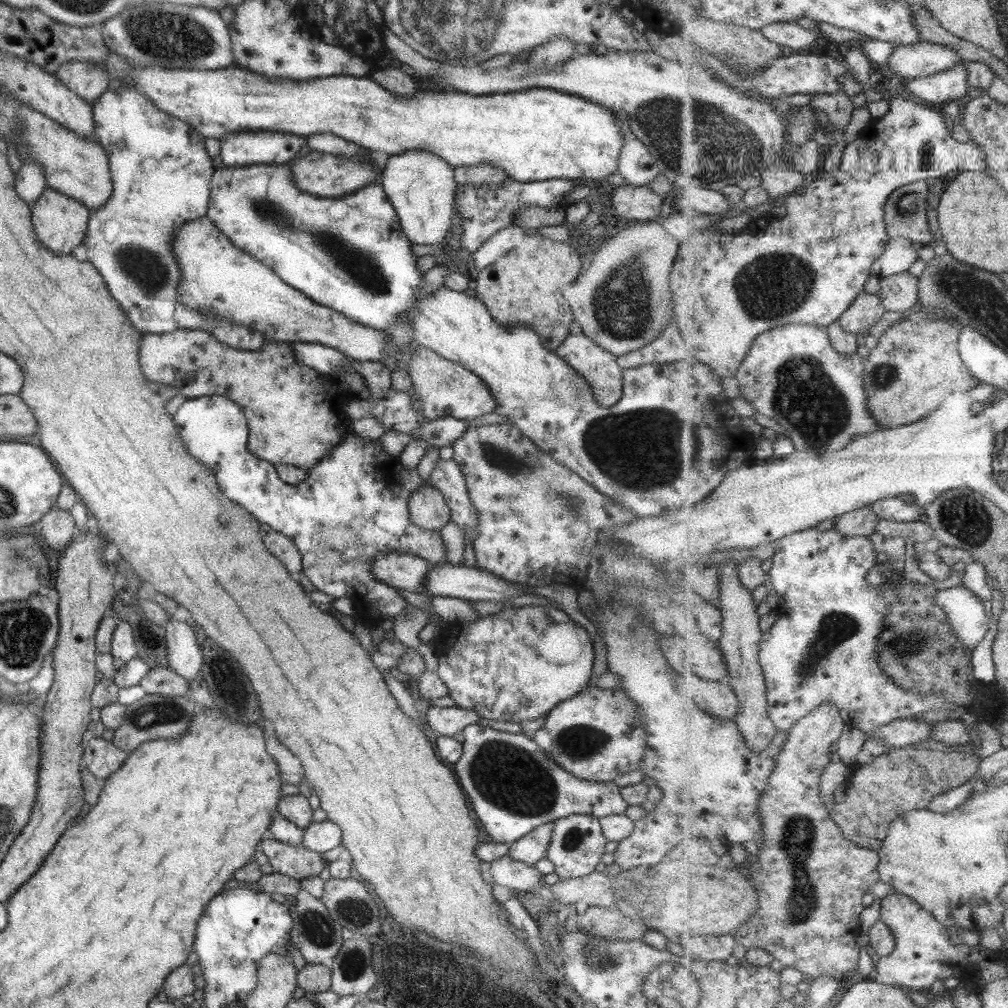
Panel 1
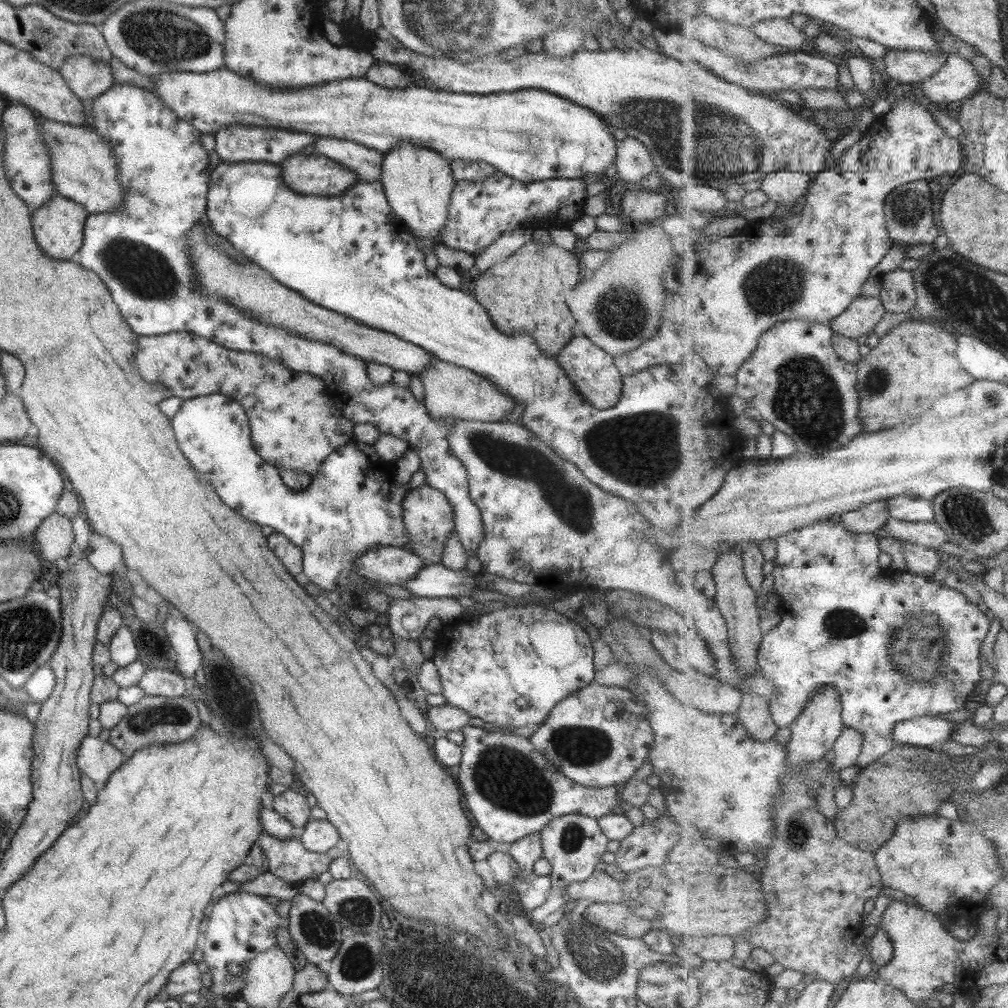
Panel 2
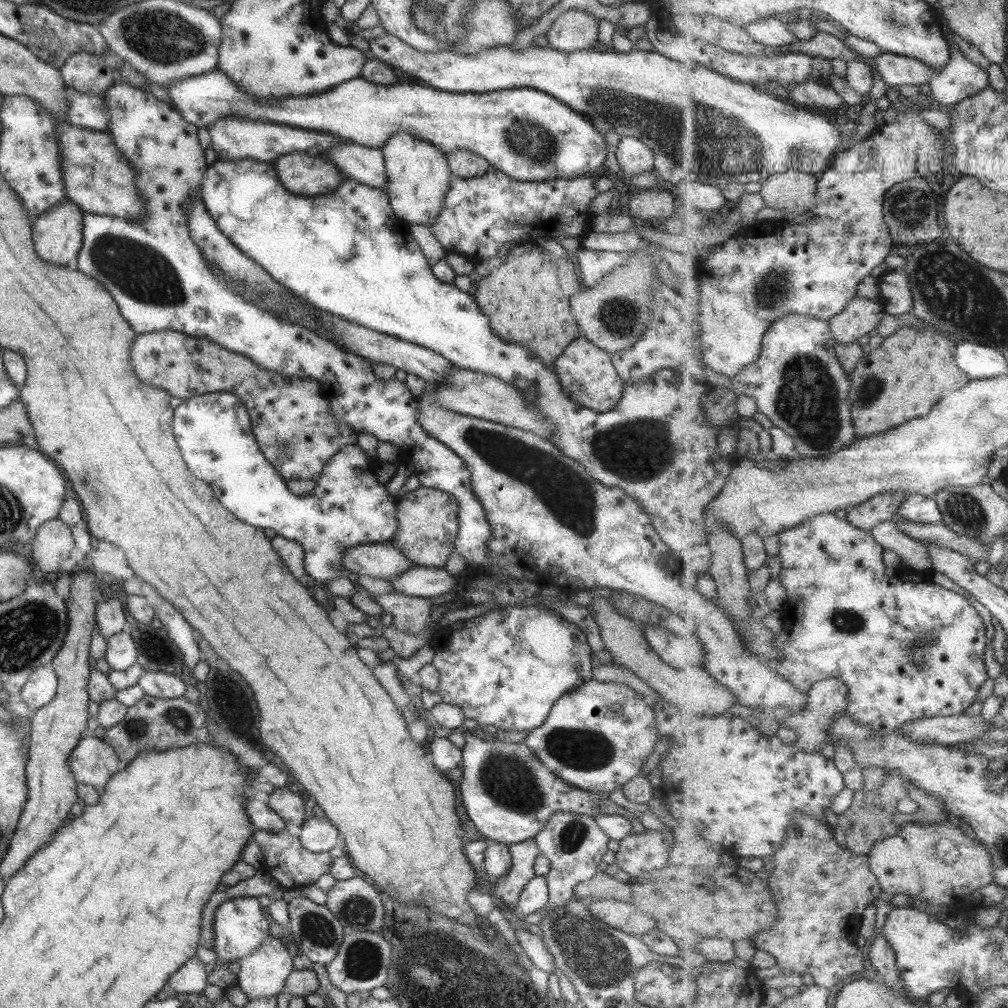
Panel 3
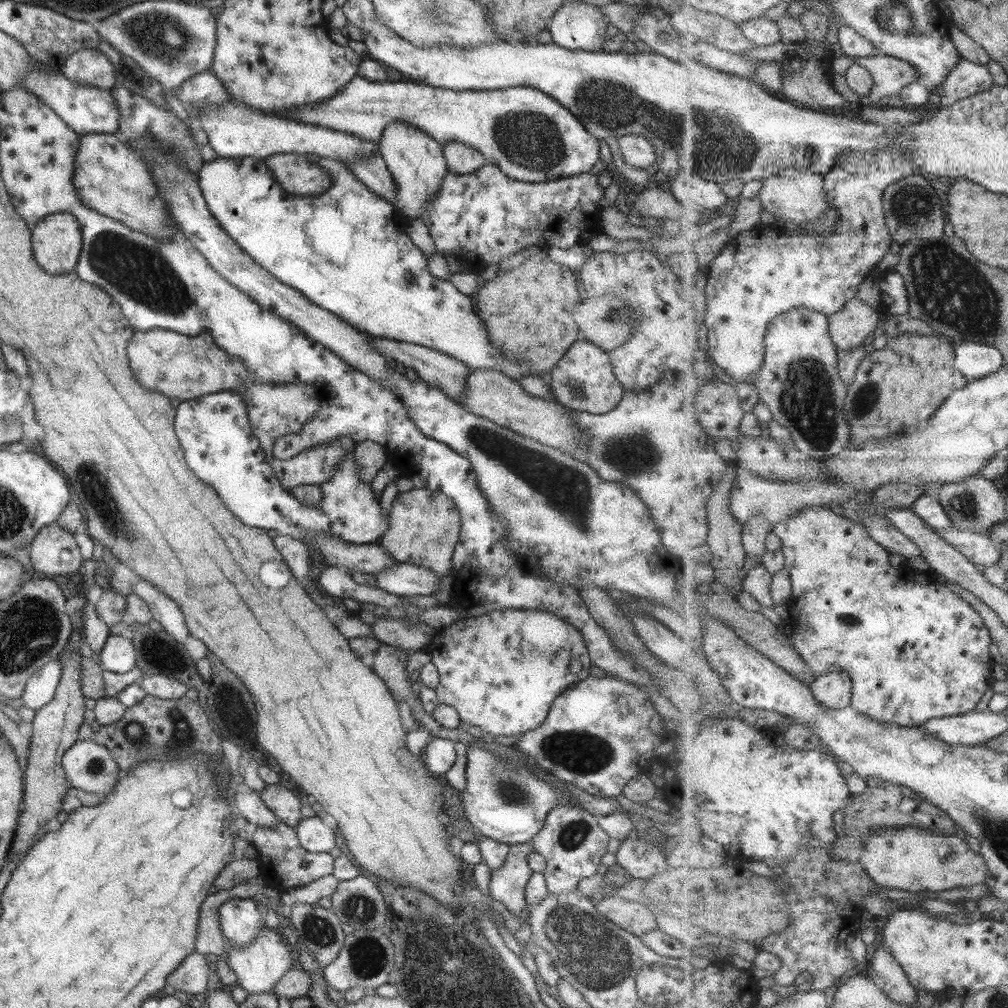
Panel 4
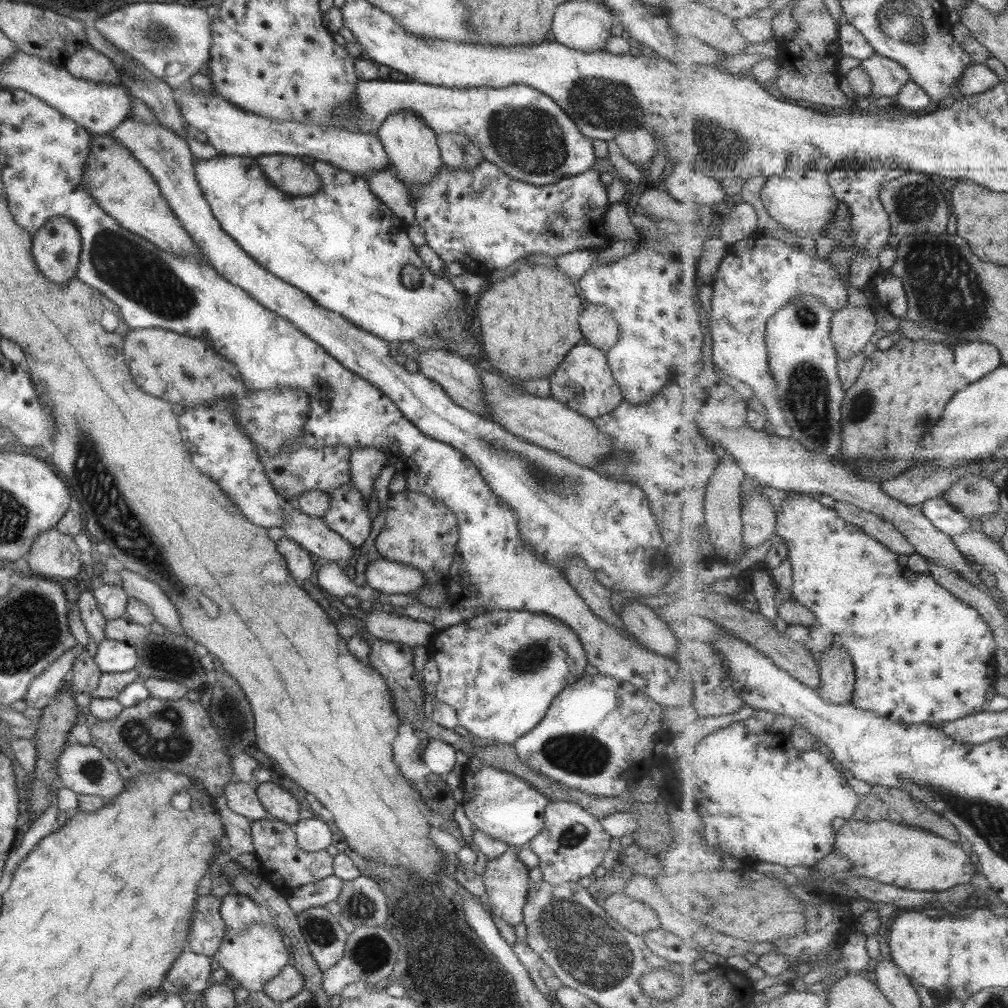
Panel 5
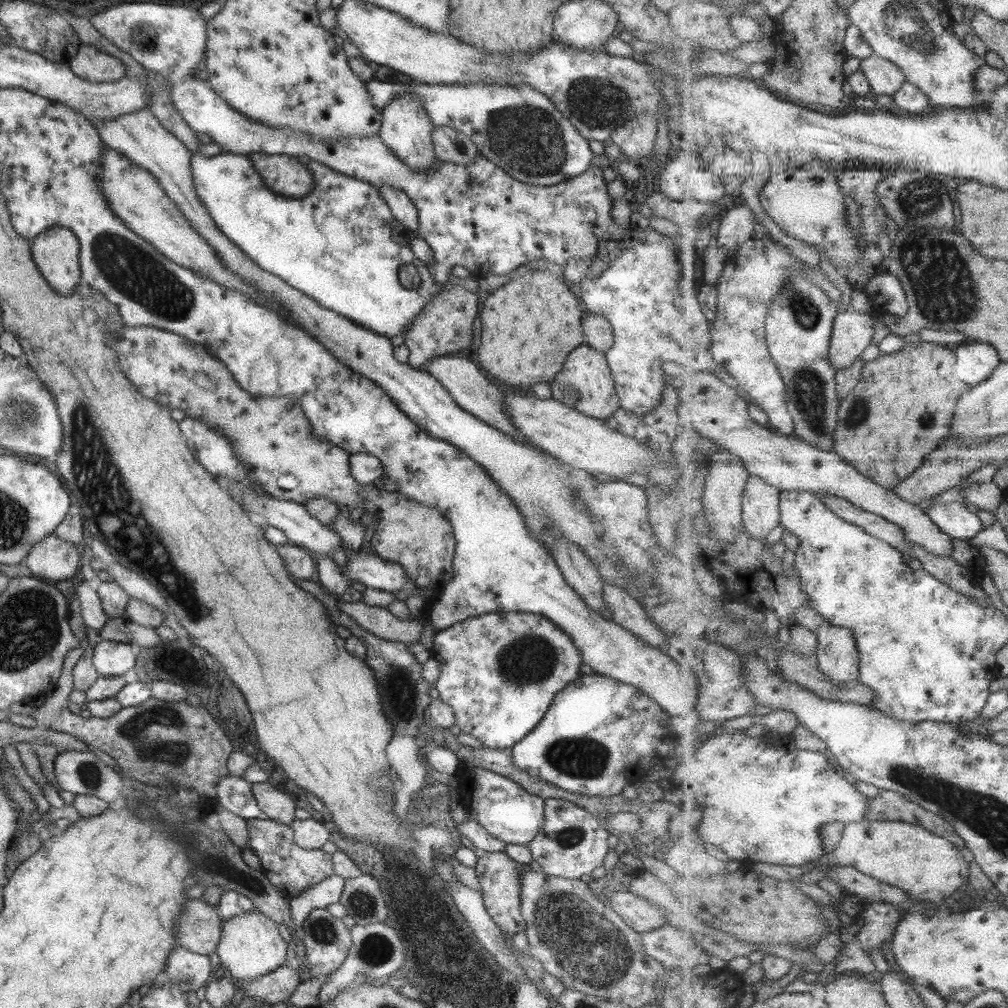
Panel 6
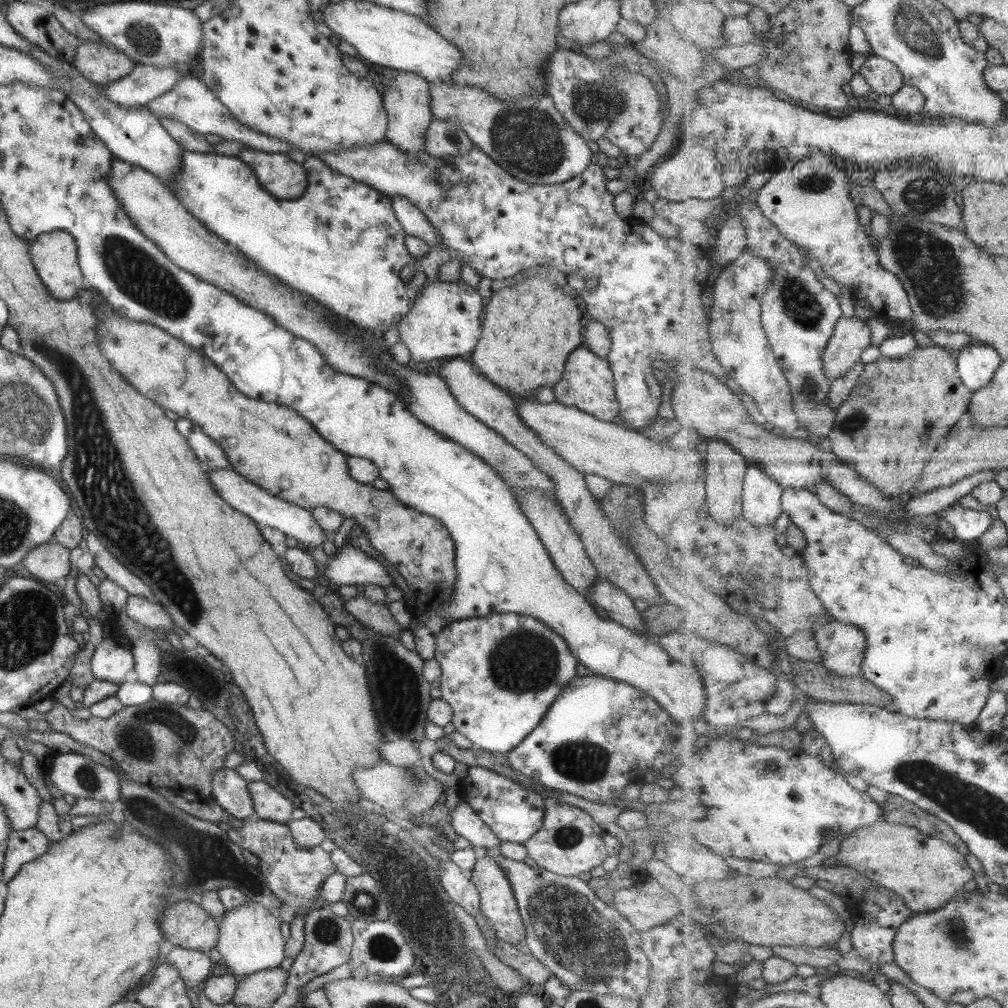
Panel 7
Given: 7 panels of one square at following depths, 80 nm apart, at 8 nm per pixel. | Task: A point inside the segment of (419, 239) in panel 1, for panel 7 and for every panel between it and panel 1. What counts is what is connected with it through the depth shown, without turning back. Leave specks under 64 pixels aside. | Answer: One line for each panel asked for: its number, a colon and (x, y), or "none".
2: (417, 182)
3: (417, 175)
4: (415, 161)
5: (411, 148)
6: (405, 130)
7: (405, 100)

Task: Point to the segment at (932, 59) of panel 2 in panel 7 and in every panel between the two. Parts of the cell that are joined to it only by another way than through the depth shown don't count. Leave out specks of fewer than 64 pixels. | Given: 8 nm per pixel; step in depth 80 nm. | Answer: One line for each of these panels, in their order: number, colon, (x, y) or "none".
3: (896, 70)
4: (891, 74)
5: (888, 76)
6: (886, 77)
7: (884, 76)

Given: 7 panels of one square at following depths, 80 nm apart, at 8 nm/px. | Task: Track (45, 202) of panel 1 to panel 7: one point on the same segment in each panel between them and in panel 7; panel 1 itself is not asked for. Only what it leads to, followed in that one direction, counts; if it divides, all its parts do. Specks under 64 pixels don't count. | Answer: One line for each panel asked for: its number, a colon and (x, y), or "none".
2: (57, 225)
3: (56, 233)
4: (55, 240)
5: (55, 246)
6: (54, 251)
7: (53, 255)

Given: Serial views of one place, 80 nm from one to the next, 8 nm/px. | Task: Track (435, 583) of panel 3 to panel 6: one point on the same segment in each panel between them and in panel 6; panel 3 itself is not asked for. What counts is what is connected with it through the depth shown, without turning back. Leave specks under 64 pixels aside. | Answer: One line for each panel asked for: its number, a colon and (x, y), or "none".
4: (402, 579)
5: (387, 577)
6: (373, 572)

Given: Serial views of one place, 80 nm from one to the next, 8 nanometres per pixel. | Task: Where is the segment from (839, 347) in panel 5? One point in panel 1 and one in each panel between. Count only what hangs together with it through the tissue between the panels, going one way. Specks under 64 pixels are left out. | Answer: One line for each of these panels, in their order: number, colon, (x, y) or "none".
1: (868, 309)
2: (863, 316)
3: (862, 315)
4: (852, 327)

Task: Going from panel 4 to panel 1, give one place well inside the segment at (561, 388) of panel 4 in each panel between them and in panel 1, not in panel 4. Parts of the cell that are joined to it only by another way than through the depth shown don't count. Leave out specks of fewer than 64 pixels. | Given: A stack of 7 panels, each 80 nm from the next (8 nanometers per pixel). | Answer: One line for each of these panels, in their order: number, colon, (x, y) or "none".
1: (598, 368)
2: (592, 371)
3: (586, 374)

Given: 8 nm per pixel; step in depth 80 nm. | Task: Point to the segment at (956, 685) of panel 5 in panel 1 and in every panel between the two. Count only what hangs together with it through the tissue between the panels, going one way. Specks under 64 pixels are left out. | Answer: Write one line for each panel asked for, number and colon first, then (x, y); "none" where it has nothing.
1: (824, 649)
2: (842, 609)
3: (848, 616)
4: (915, 650)

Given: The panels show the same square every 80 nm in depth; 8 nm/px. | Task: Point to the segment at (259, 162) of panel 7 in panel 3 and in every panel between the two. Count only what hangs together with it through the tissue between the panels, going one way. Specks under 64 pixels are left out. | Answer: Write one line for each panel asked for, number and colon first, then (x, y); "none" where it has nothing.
3: (300, 174)
4: (293, 173)
5: (289, 174)
6: (284, 175)

